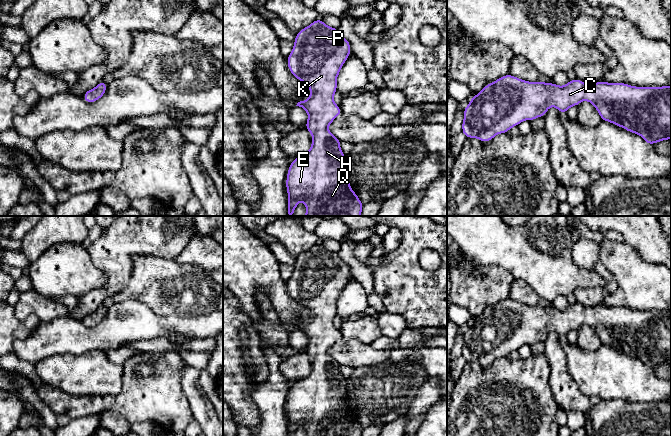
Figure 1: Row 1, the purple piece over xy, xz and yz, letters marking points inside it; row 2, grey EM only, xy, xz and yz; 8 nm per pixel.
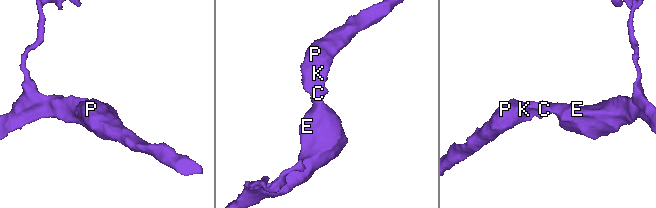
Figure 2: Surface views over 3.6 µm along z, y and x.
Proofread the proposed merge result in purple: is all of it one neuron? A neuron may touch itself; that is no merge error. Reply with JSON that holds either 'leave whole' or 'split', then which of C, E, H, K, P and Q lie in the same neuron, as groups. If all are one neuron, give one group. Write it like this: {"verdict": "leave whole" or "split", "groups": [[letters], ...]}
{"verdict": "leave whole", "groups": [["C", "E", "H", "K", "P", "Q"]]}

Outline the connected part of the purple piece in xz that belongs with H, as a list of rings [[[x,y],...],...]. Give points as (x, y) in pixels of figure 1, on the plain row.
[[[318,242],[296,258],[294,271],[287,281],[289,295],[310,312],[310,321],[296,330],[308,337],[305,351],[312,358],[310,374],[296,380],[289,389],[286,402],[288,436],[294,436],[301,424],[307,432],[306,436],[362,436],[363,427],[350,411],[346,378],[340,373],[341,365],[327,353],[342,338],[333,320],[337,316],[337,301],[350,276],[349,265],[338,253],[327,250]]]

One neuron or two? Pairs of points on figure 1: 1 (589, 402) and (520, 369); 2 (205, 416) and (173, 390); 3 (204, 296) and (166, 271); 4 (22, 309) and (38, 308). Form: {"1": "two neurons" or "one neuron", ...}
{"1": "two neurons", "2": "two neurons", "3": "one neuron", "4": "one neuron"}

